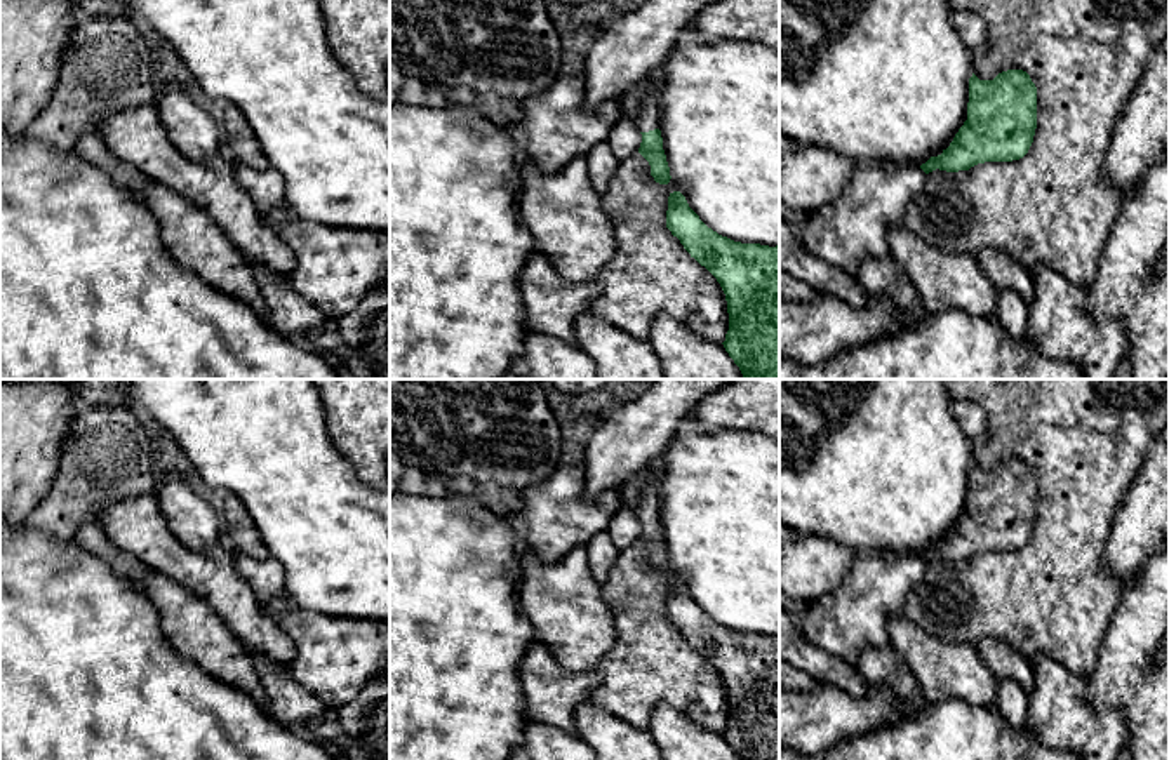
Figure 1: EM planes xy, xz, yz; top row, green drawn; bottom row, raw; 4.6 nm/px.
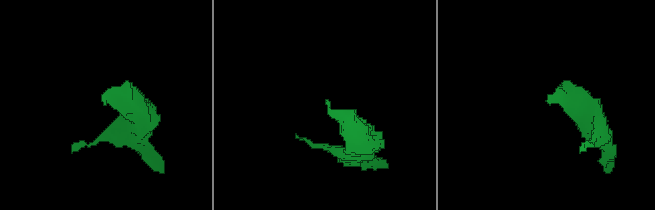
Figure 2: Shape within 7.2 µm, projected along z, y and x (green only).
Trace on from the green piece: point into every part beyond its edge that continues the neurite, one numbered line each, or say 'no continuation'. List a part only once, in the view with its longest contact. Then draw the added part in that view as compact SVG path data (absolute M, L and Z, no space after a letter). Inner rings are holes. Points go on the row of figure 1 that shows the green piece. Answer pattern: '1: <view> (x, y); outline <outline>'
1: xz (647, 117); outline M647 89L647 92L644 94L644 97L640 101L637 117L633 118L633 125L640 132L649 132L649 130L659 129L658 104L659 104L659 94L652 89Z

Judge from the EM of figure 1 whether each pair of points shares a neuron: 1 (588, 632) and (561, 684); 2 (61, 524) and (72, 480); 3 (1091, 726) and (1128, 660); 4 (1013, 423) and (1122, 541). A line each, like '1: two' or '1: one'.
1: two
2: one
3: two
4: two

